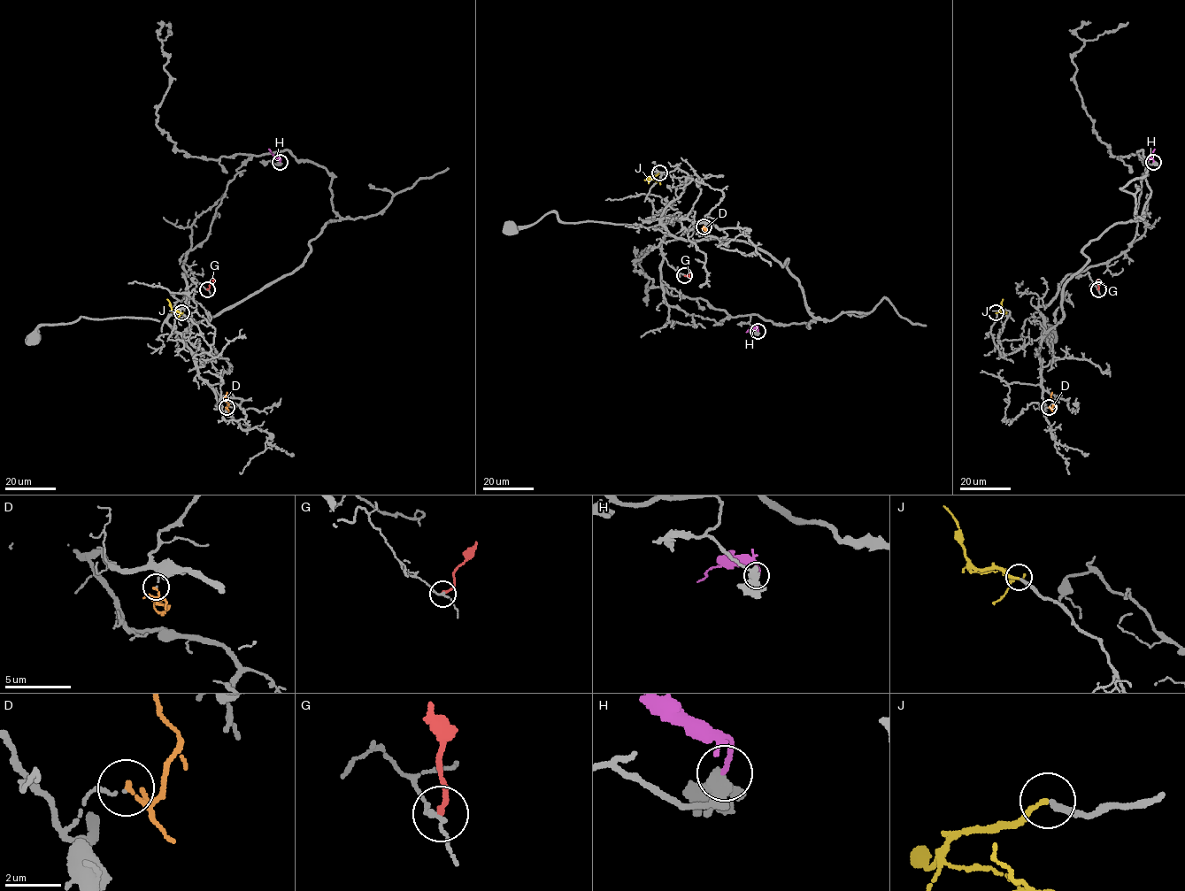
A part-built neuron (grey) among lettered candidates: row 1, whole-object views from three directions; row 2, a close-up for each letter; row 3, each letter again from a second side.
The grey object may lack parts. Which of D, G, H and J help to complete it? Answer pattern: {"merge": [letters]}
{"merge": ["J"]}

